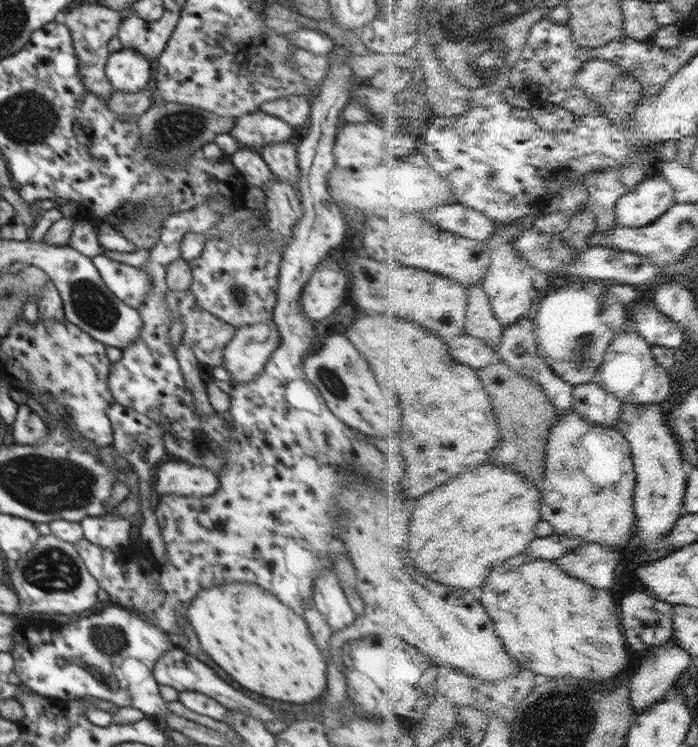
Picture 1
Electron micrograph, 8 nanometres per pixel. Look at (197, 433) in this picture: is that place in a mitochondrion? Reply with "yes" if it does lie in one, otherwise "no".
yes

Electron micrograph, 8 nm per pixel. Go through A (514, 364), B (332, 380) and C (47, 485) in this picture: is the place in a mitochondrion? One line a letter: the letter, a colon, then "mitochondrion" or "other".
A: other
B: mitochondrion
C: mitochondrion

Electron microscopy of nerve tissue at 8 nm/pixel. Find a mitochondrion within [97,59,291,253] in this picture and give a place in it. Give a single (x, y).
(172, 132)

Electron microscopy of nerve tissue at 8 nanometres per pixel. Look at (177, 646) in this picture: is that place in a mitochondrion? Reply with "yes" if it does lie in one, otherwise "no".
no

